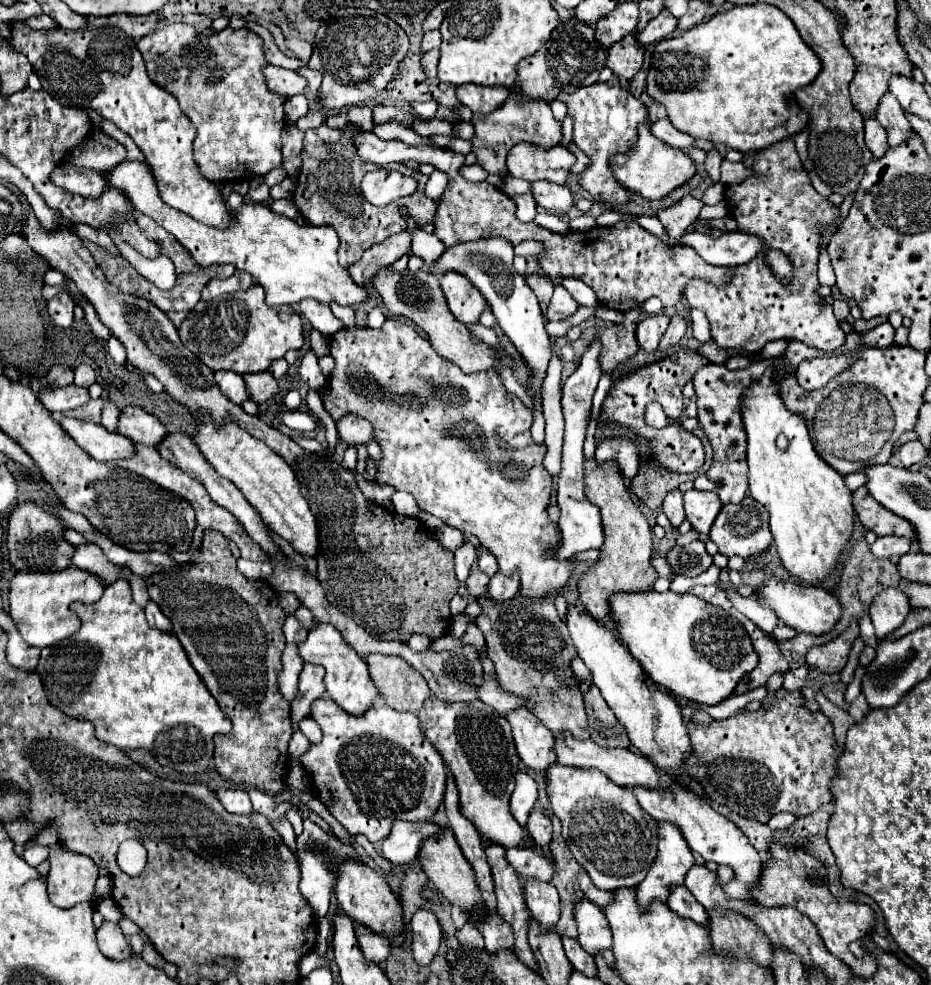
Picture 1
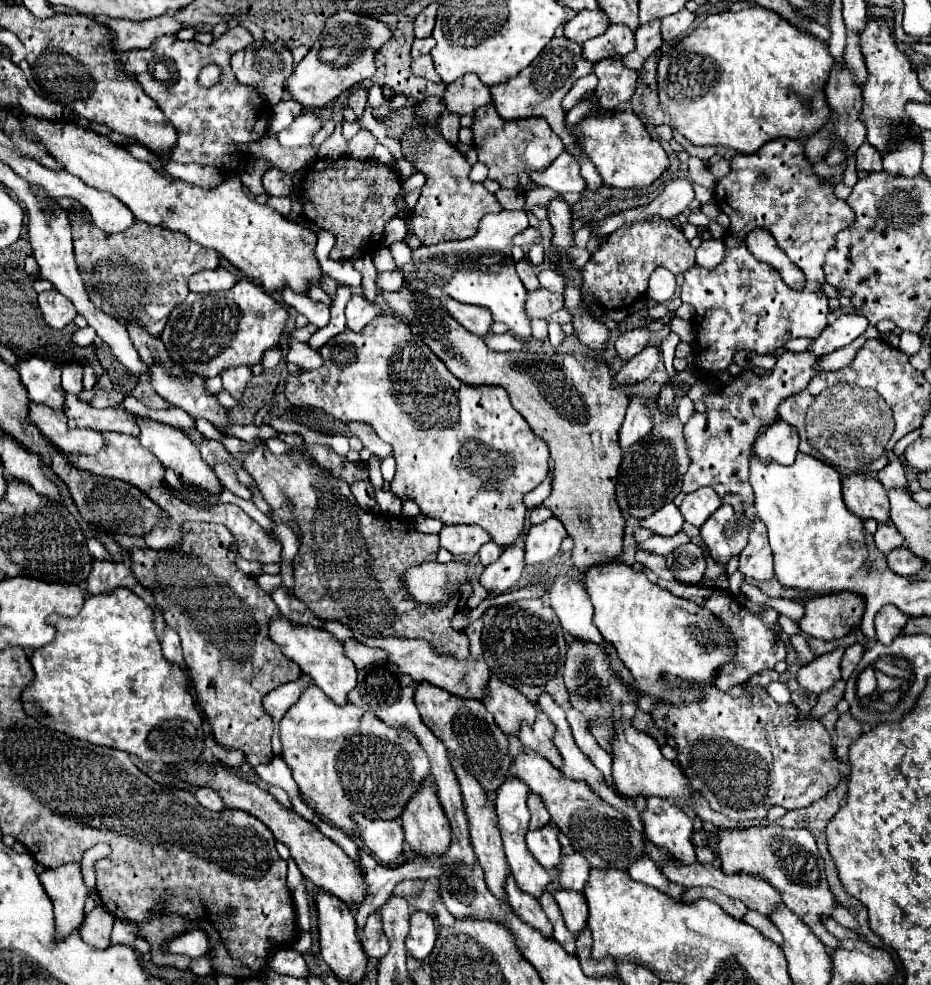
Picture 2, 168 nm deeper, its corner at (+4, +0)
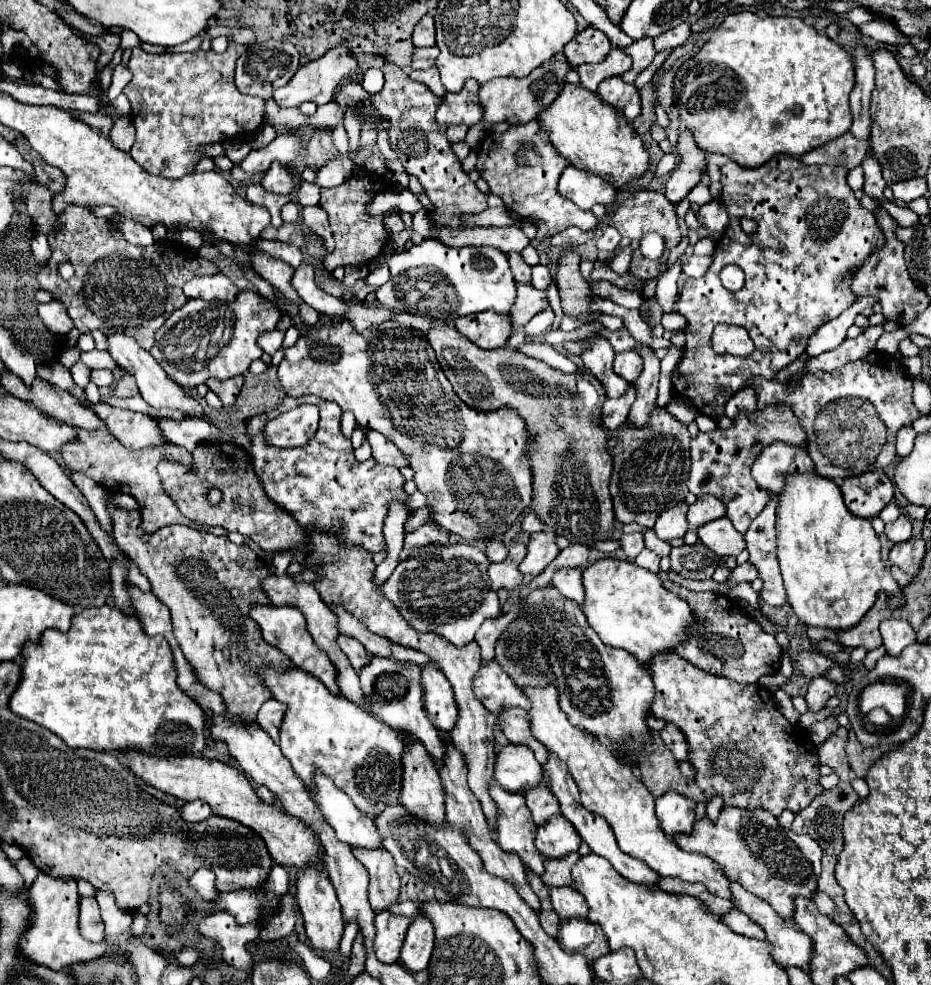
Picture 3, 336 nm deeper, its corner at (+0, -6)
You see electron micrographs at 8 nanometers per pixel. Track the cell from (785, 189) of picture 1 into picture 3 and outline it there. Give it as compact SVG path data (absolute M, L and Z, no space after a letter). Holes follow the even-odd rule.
M775 157L775 161L769 161L759 169L743 169L741 165L735 165L735 161L727 161L721 167L721 203L729 213L729 225L717 239L713 263L707 273L699 279L687 279L677 299L677 313L687 319L687 343L683 347L681 361L671 373L671 389L675 395L687 399L697 409L697 413L707 415L715 421L723 417L727 401L737 391L745 389L747 381L751 381L753 377L773 379L781 369L799 359L799 355L807 347L809 337L821 325L839 317L855 303L857 297L849 289L851 277L855 275L855 269L859 269L863 261L871 257L871 253L879 251L885 245L885 237L881 227L877 225L875 215L863 209L855 199L853 189L847 185L847 173L849 169L845 169L843 165L807 167L797 157ZM741 217L757 221L759 227L753 235L747 235L741 229ZM729 263L739 265L745 273L745 285L735 293L727 291L719 279L721 267ZM717 323L745 327L751 341L755 343L755 351L747 357L717 355L709 345L711 333Z

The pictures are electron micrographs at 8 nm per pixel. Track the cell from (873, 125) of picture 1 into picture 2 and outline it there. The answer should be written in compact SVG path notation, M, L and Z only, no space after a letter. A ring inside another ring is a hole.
M867 141L857 149L857 167L863 171L881 171L881 153Z

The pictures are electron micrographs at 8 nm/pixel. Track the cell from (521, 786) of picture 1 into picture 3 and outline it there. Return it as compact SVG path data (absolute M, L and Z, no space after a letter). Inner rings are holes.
M495 781L489 783L489 793L497 805L497 843L503 851L515 851L523 865L533 873L543 873L543 855L535 847L535 829L531 811L525 805L523 793L509 793Z

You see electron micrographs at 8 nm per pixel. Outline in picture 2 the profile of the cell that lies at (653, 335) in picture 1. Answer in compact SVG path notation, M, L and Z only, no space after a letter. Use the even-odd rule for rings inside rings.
M651 321L651 323L645 323L637 329L631 329L631 331L625 331L623 335L619 335L617 339L617 353L623 357L623 359L631 359L633 355L637 355L647 343L649 343L649 337L653 331L659 331L661 329L661 321Z

